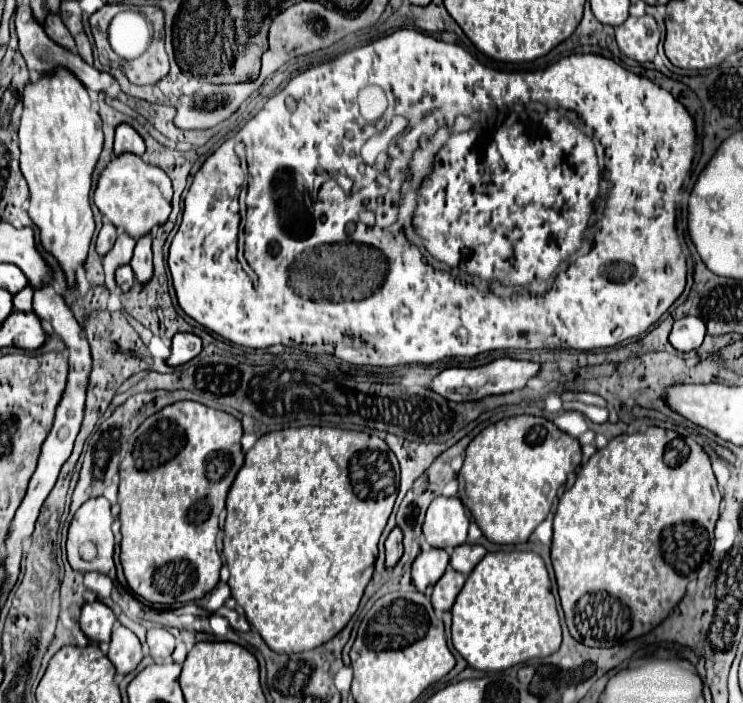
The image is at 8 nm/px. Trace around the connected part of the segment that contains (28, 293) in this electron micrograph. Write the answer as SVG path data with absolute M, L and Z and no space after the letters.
M27 286L13 296L13 306L19 312L33 312L33 290Z

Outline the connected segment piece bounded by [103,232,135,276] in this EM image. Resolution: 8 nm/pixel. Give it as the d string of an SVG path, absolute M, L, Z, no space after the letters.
M121 232L117 236L115 246L103 256L103 268L105 268L105 276L107 274L115 274L115 270L123 264L129 264L131 256L133 256L133 248L135 248L135 240L131 236L127 236L125 232Z

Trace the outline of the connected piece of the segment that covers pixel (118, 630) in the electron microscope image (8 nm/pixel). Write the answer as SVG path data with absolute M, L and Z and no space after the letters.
M115 626L107 658L113 662L117 674L125 676L133 672L143 660L143 650L139 638L125 626Z

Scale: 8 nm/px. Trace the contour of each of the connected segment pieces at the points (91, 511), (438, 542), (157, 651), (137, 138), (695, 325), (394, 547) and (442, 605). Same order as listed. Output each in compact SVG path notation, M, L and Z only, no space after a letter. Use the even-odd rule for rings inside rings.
M103 496L93 498L93 500L85 502L79 508L79 512L71 520L69 538L67 538L67 560L69 560L69 564L71 564L73 570L79 570L79 572L101 572L101 574L107 574L107 576L111 576L115 580L115 564L113 564L113 548L115 548L115 542L113 542L111 522L113 522L111 520L111 504ZM85 542L91 542L97 548L97 556L93 560L83 560L79 556L79 548Z
M459 490L453 498L445 496L435 498L423 522L425 540L433 548L443 548L443 550L453 550L461 546L467 540L469 515L471 512L459 500Z
M151 628L147 632L147 644L151 658L167 658L175 650L175 638L167 628Z
M121 122L115 130L115 156L123 152L133 152L137 156L143 156L145 142L141 134L127 122Z
M685 316L681 320L675 320L673 330L669 334L669 342L679 352L689 352L699 348L703 338L705 338L705 324L695 316Z
M393 528L393 532L389 534L387 542L385 542L385 568L393 568L401 556L403 556L403 534L399 528Z
M447 568L447 572L441 576L441 580L433 588L433 594L431 594L433 608L437 612L451 610L451 606L453 606L457 594L461 592L463 584L465 584L465 576L455 572L453 568Z

